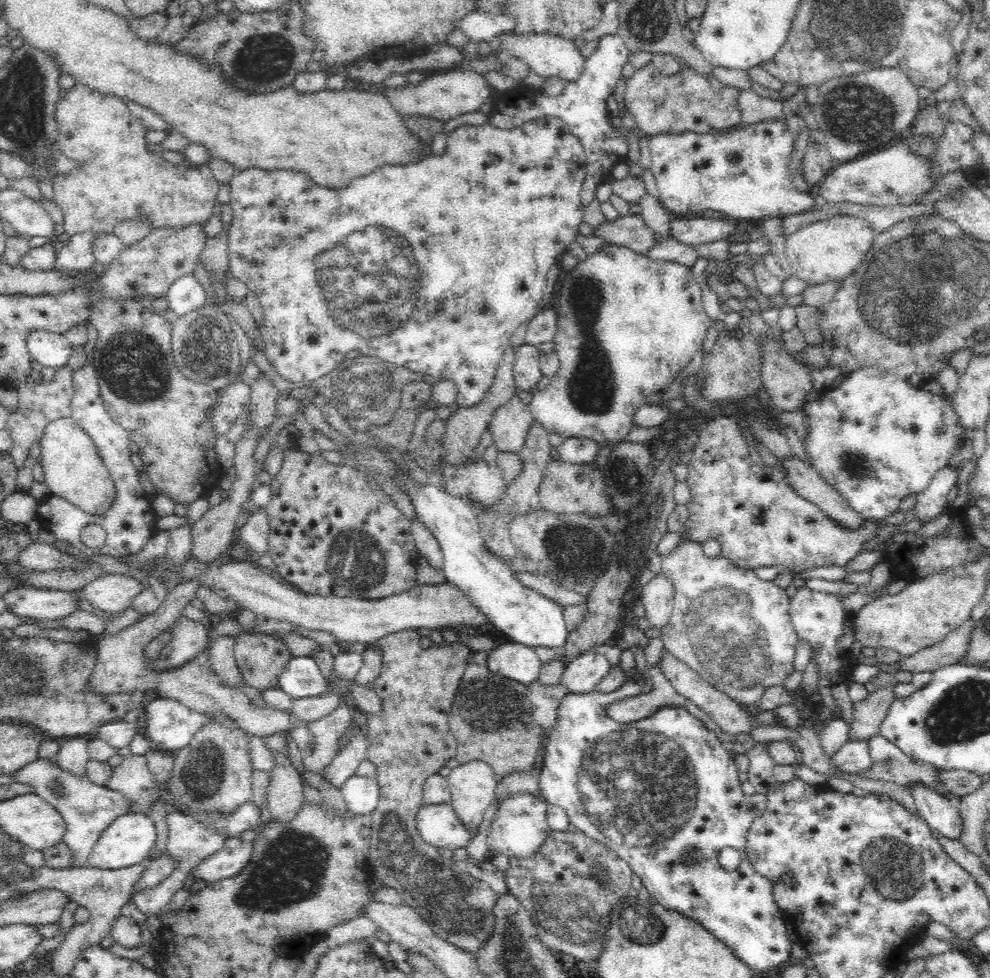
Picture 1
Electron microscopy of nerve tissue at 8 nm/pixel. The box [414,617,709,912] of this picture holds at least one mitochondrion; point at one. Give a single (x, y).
(634, 788)

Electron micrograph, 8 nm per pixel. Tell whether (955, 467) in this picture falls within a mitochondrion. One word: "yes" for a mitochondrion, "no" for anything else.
no

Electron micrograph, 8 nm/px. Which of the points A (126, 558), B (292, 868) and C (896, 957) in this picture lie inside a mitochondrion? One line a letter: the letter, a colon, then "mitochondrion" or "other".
A: other
B: mitochondrion
C: other

